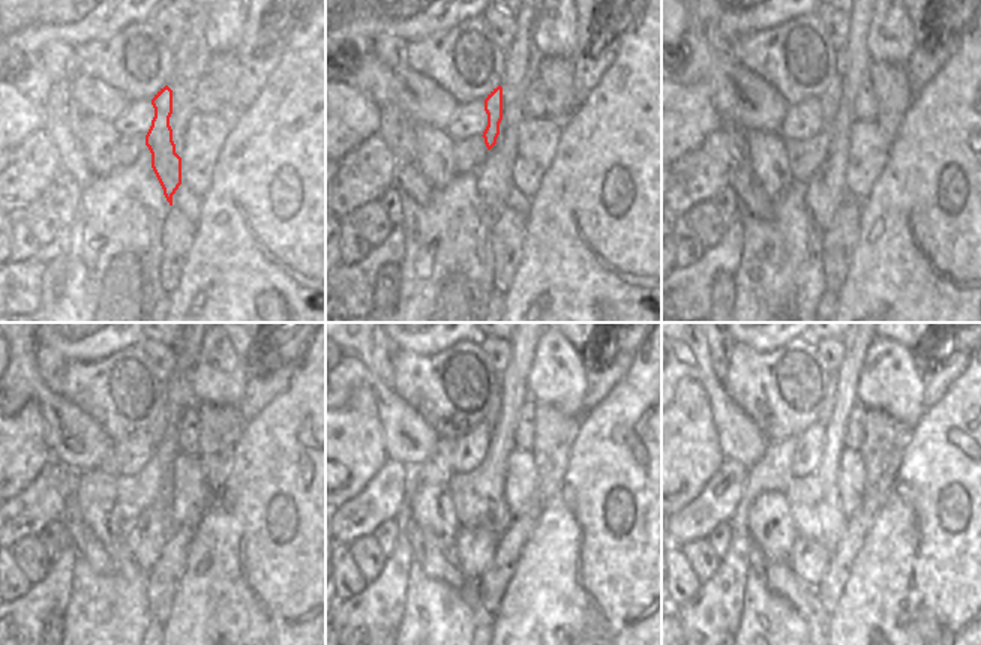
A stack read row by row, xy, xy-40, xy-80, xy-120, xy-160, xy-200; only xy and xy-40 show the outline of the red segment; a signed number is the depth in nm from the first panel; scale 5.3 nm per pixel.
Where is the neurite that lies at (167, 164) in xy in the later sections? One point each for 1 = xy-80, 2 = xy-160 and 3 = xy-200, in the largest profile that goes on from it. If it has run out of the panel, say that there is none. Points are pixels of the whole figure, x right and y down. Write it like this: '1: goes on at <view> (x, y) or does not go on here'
1: goes on at xy-80 (831, 98)
2: goes on at xy-160 (494, 411)
3: goes on at xy-200 (827, 411)

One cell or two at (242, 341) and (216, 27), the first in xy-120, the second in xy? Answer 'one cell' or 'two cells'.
two cells

